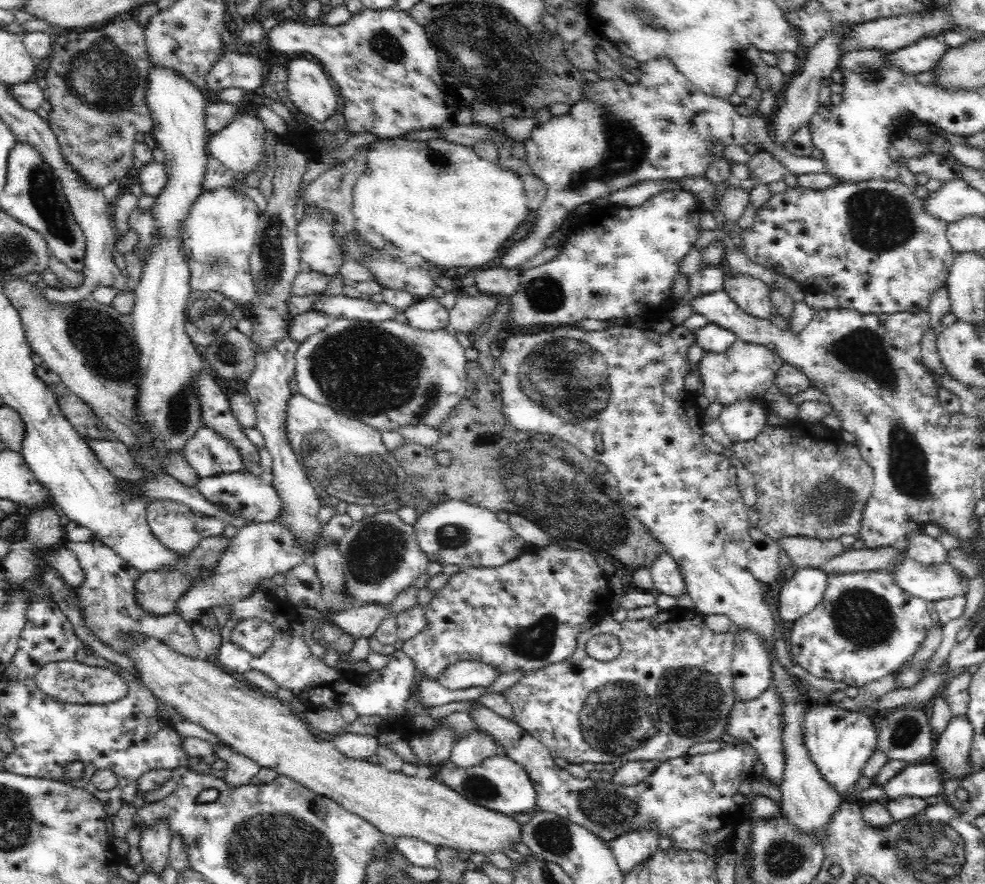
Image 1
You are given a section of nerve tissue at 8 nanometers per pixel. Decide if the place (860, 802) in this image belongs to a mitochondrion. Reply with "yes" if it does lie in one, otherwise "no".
no

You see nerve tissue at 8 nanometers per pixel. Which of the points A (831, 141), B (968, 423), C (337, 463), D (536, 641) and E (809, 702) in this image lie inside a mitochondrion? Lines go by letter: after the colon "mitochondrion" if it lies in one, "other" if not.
A: other
B: other
C: mitochondrion
D: mitochondrion
E: other

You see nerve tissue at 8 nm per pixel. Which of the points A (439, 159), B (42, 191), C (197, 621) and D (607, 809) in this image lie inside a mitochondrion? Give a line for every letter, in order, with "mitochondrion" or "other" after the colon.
A: mitochondrion
B: mitochondrion
C: other
D: mitochondrion

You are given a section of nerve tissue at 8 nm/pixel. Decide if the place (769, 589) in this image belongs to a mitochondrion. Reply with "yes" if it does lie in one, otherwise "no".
no

